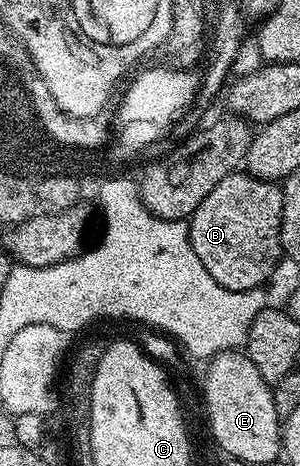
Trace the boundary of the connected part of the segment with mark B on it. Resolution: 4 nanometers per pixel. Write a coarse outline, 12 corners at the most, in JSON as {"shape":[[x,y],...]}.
{"shape":[[231,177],[189,217],[192,251],[228,291],[283,260],[282,187]]}

